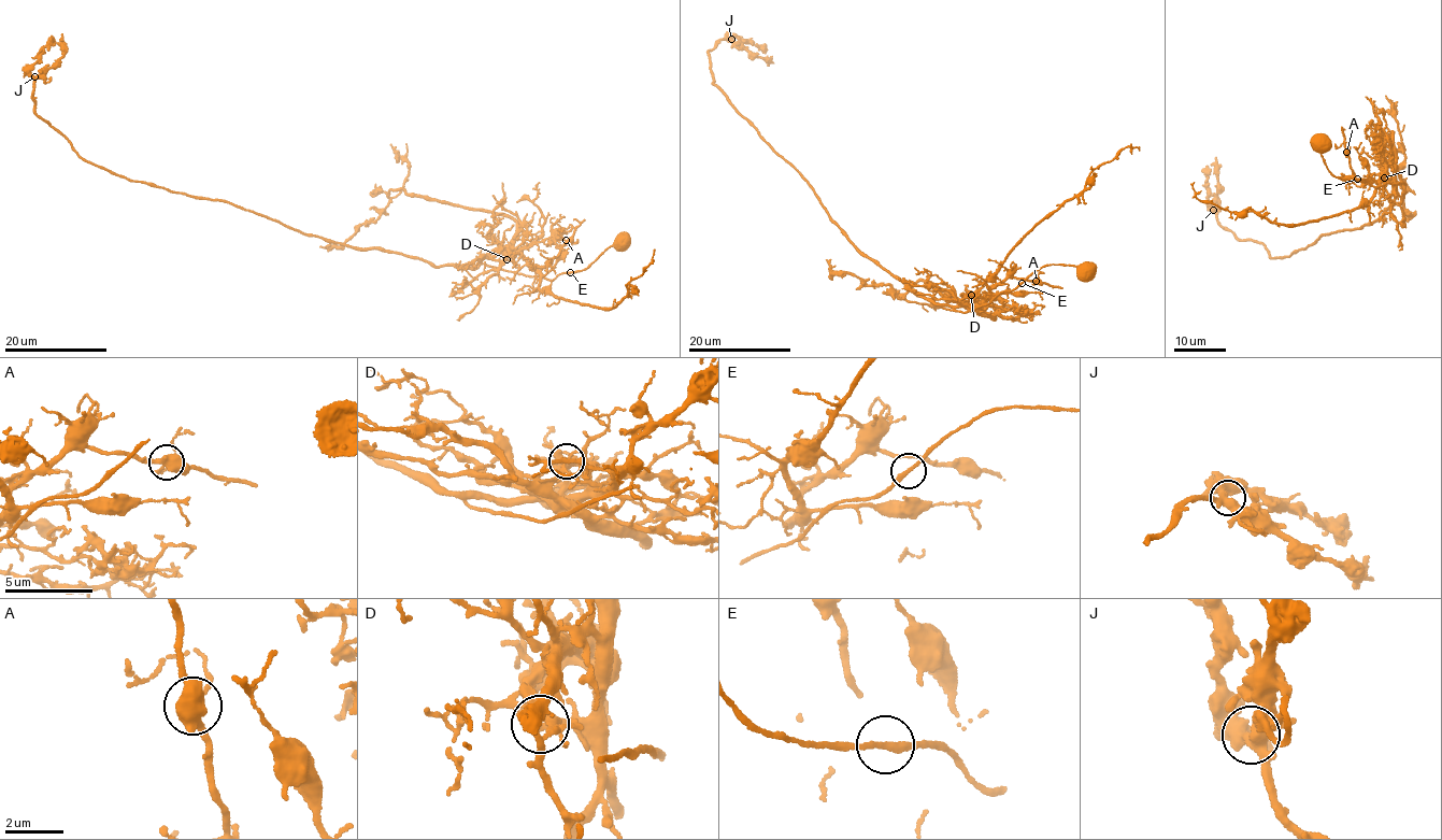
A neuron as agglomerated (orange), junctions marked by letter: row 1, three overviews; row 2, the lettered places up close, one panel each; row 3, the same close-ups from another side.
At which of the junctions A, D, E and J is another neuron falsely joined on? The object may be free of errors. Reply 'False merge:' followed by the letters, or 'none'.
False merge: D

